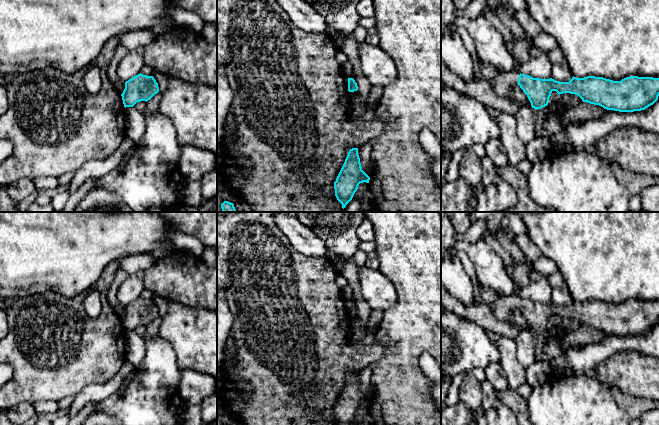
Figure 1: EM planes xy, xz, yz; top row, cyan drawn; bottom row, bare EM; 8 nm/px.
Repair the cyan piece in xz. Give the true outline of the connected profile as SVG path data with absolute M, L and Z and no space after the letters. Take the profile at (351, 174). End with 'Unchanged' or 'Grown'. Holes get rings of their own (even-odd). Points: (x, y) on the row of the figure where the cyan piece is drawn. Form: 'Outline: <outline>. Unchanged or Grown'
Outline: M358 148L349 150L345 162L334 182L335 196L344 209L352 200L360 183L369 183L370 177L362 170Z. Unchanged

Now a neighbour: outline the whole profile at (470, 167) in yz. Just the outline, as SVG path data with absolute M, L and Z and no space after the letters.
M472 148L468 149L462 156L458 173L470 186L476 187L481 183L483 174L481 159Z

